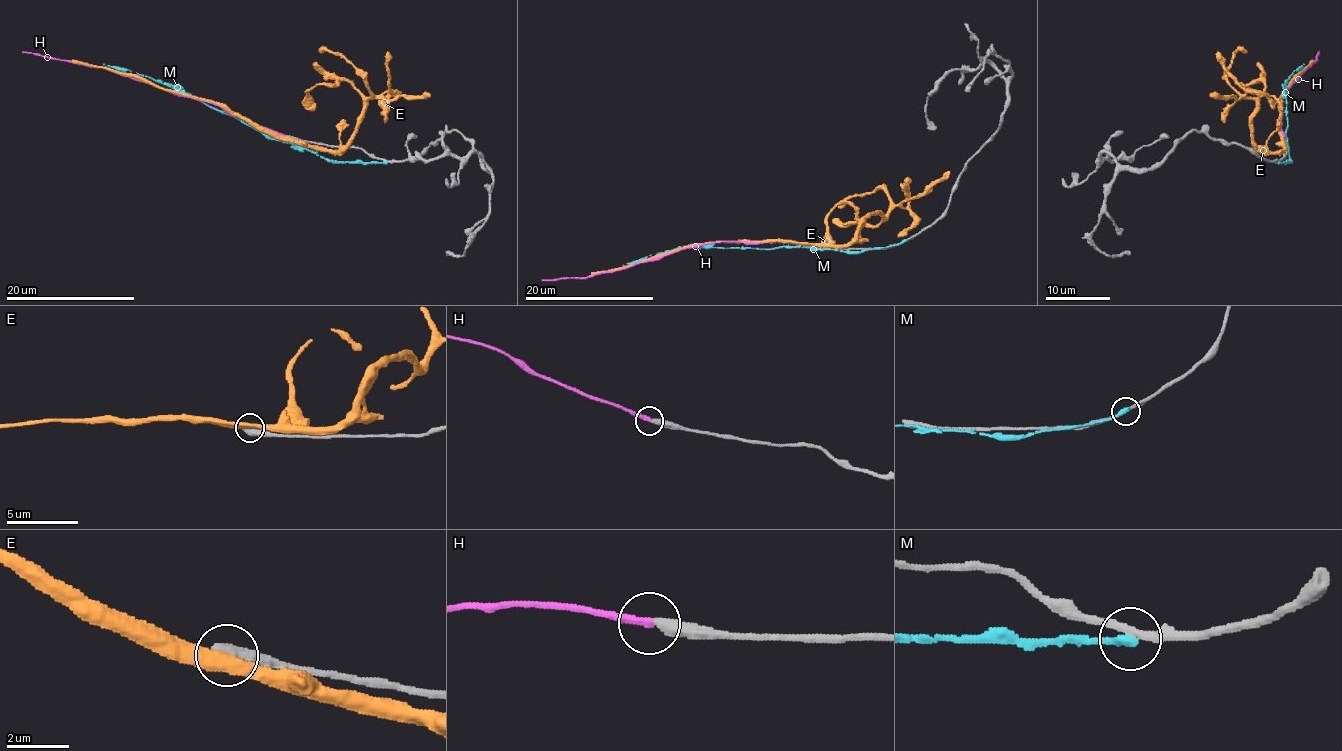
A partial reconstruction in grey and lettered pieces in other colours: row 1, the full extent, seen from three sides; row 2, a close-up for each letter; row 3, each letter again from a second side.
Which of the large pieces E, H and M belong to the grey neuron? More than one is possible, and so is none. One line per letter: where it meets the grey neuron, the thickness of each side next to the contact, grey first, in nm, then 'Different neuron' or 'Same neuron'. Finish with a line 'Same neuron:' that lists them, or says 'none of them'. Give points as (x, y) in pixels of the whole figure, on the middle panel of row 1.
E: Touches grey at (808, 245). Thickness 480 nm (grey) against 400 nm. Different neuron
H: Touches grey at (804, 246). Thickness 380 nm (grey) against 300 nm. Same neuron
M: Touches grey at (905, 241). Thickness 220 nm (grey) against 320 nm. Different neuron
Same neuron: H

